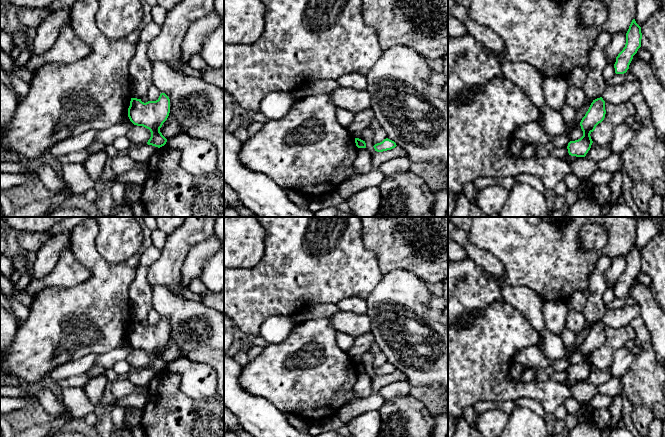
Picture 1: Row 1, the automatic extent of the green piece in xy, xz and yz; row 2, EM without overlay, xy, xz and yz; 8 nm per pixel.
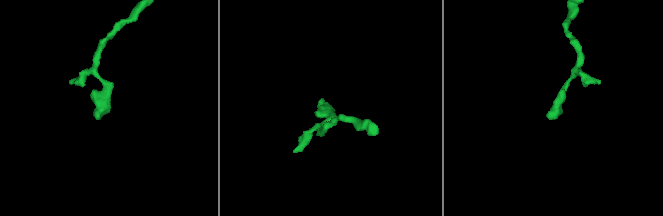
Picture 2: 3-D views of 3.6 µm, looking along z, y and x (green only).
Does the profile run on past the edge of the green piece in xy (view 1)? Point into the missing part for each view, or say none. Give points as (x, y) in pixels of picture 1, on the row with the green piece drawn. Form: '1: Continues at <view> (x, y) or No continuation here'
1: No continuation here

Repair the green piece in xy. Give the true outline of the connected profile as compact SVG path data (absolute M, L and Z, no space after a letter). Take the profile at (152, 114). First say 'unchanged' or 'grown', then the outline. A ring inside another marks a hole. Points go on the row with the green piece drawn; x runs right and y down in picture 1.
unchanged; M161 93L156 101L142 102L141 99L131 98L128 108L130 121L137 126L143 126L150 130L151 137L147 144L162 147L167 139L160 132L160 128L167 120L170 113L170 99L165 93Z

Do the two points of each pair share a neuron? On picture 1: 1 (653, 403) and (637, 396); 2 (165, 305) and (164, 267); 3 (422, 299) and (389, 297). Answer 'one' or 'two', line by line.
1: one
2: two
3: one

